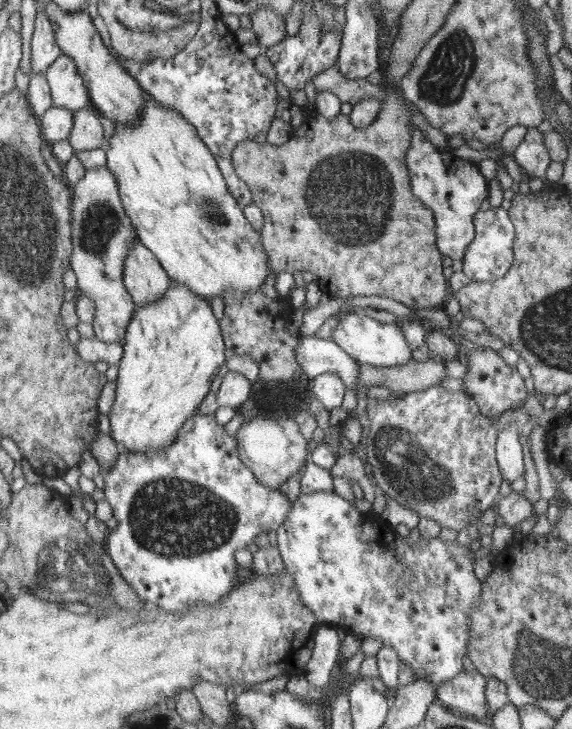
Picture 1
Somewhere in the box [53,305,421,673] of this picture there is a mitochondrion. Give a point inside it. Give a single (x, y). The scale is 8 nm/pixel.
(175, 519)

